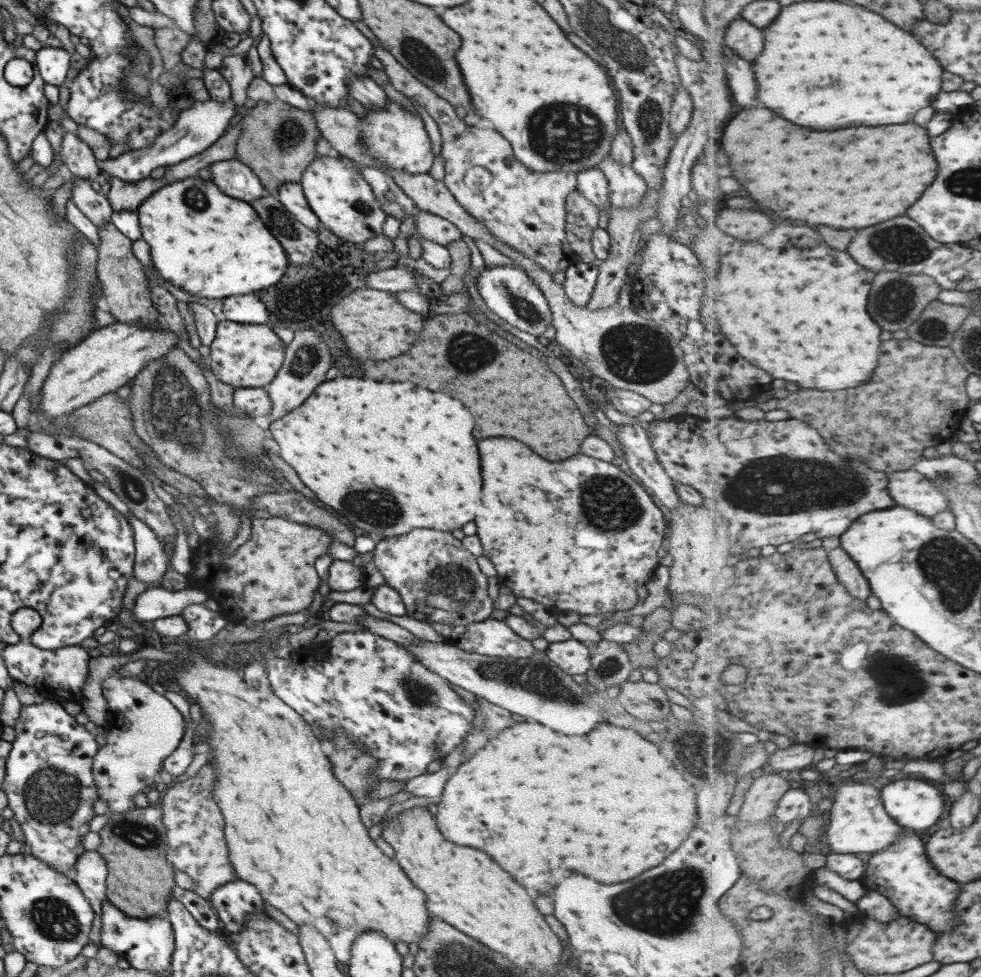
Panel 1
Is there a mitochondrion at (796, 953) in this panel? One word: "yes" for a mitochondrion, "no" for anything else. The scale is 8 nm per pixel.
yes

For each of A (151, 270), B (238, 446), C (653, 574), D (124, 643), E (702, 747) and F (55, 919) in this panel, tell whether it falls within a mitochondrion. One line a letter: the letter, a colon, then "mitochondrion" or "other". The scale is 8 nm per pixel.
A: other
B: mitochondrion
C: other
D: other
E: mitochondrion
F: mitochondrion

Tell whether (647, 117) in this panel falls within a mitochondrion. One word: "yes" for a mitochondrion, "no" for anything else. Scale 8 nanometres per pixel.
yes

